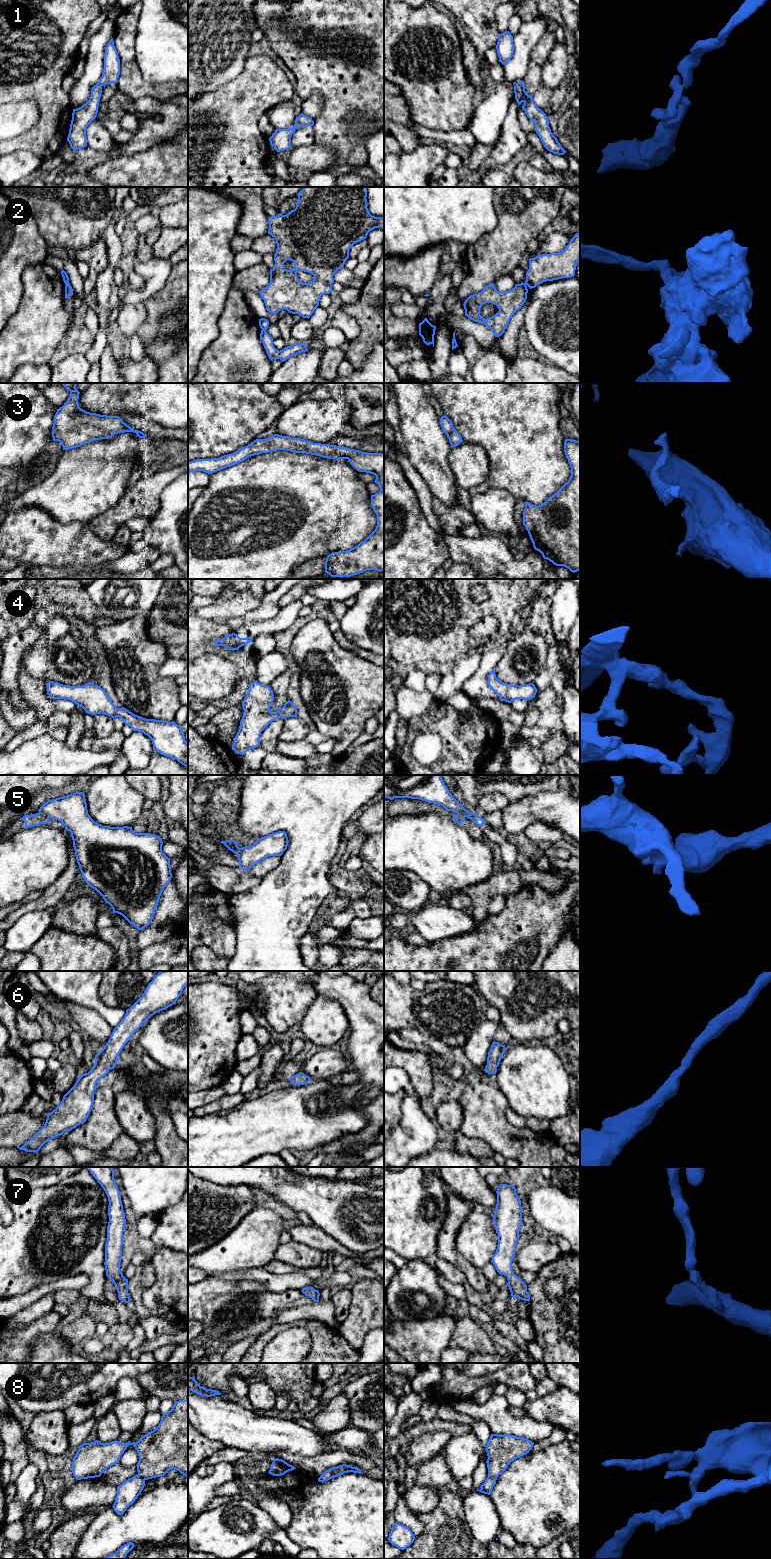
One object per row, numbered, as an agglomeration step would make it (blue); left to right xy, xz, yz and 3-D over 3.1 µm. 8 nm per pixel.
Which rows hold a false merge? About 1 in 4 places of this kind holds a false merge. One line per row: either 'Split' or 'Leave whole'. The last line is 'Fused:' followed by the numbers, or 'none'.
1: Leave whole
2: Split
3: Leave whole
4: Leave whole
5: Split
6: Leave whole
7: Leave whole
8: Split
Fused: 2, 5, 8

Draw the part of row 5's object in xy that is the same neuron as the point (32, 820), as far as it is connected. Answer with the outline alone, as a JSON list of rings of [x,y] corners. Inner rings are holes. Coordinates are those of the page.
[[[43,813],[25,815],[19,820],[23,820],[25,822],[25,829],[49,823],[49,817]]]

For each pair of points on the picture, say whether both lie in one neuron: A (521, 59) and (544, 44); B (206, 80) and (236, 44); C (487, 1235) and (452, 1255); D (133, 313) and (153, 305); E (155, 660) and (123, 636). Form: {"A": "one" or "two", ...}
{"A": "two", "B": "one", "C": "two", "D": "two", "E": "one"}

